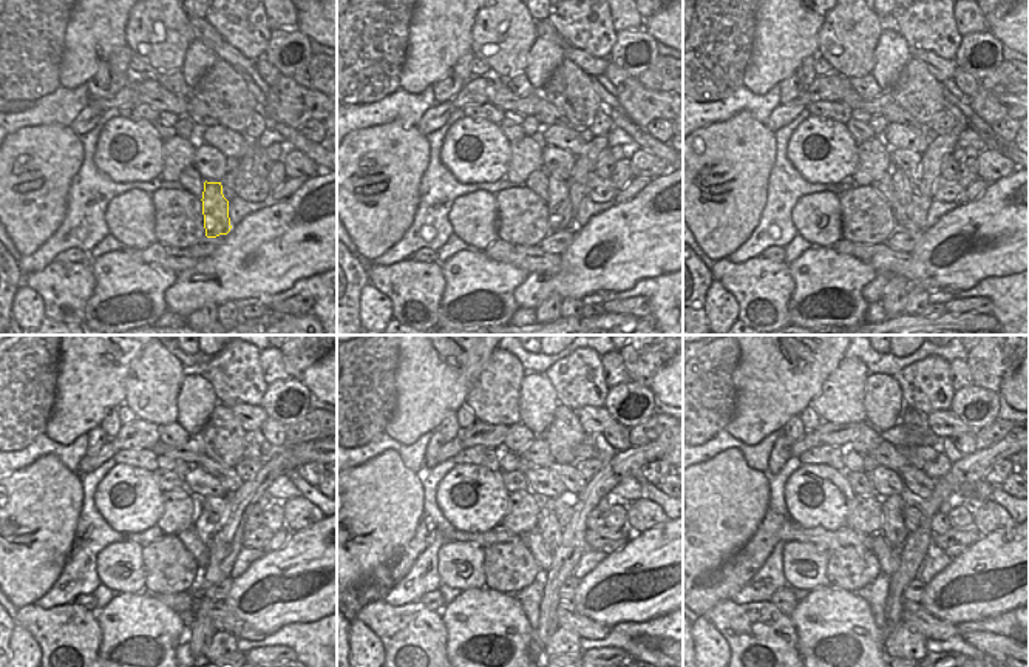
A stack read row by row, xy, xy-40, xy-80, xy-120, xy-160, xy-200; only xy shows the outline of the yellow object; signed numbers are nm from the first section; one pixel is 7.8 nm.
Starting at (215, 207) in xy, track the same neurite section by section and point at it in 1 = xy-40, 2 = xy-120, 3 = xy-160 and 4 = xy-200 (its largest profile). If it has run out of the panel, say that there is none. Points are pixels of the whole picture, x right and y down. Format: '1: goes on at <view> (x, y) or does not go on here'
1: goes on at xy-40 (561, 215)
2: goes on at xy-120 (206, 528)
3: goes on at xy-160 (549, 527)
4: goes on at xy-200 (893, 528)

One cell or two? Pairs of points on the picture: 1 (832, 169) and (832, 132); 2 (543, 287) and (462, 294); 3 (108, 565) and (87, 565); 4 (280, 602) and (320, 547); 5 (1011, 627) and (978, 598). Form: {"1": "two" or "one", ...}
{"1": "one", "2": "two", "3": "two", "4": "one", "5": "two"}

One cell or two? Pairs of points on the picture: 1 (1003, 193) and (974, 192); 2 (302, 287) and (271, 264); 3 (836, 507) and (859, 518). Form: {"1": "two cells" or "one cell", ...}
{"1": "two cells", "2": "two cells", "3": "two cells"}

